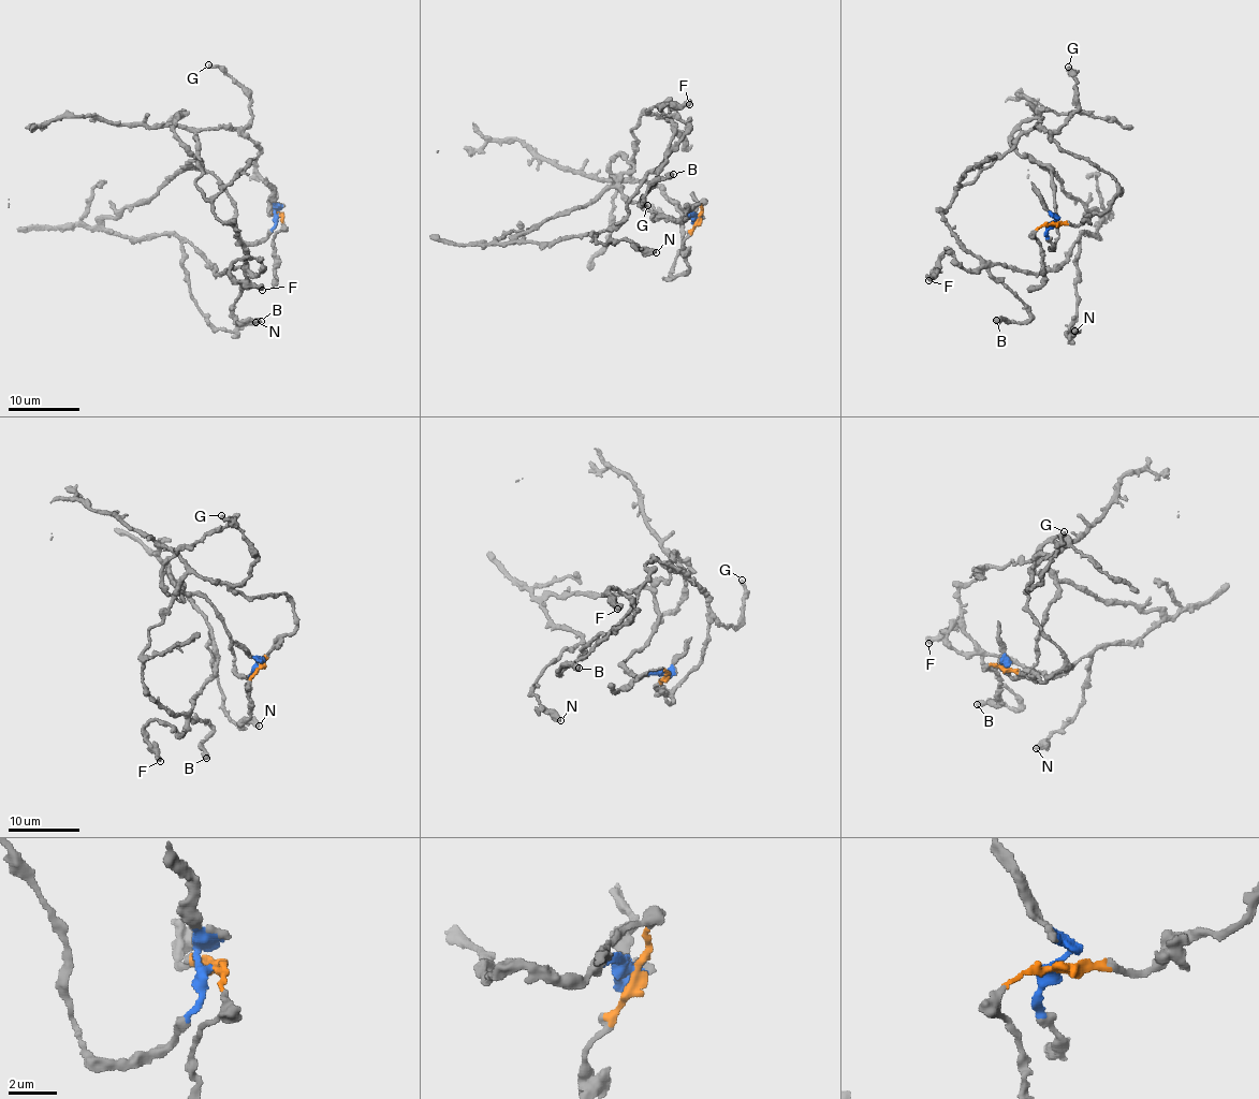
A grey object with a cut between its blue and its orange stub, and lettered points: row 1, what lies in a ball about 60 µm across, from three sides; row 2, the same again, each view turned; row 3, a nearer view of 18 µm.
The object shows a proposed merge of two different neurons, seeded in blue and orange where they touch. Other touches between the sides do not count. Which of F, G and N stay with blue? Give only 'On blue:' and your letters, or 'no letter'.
On blue: F, N

